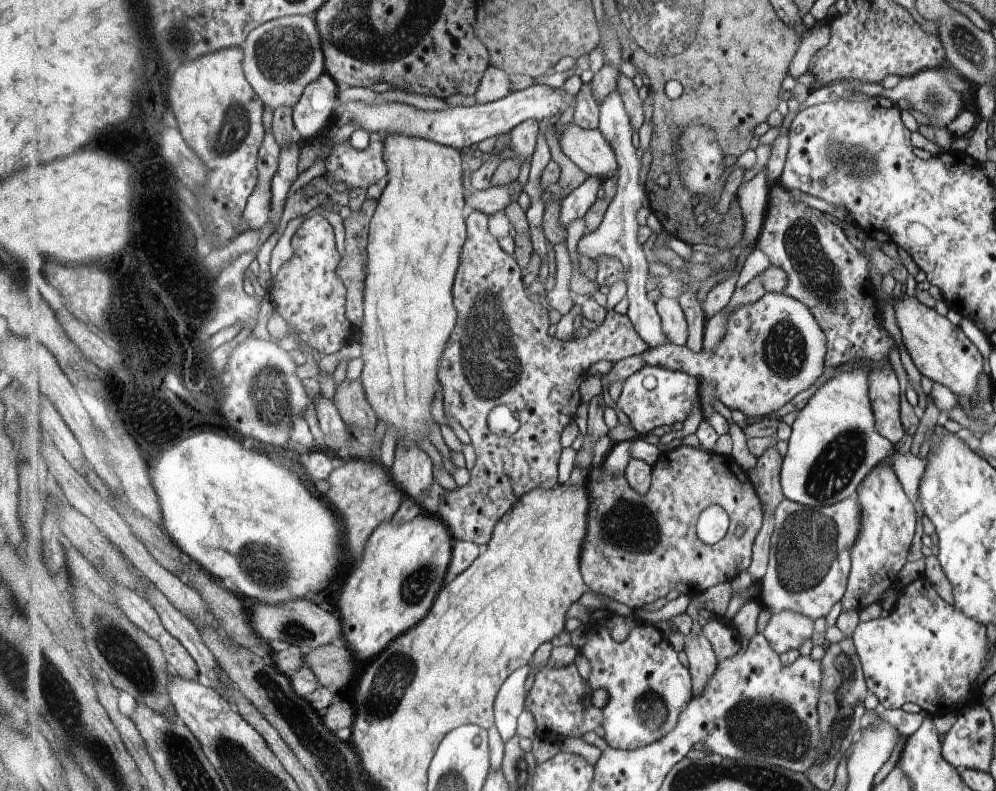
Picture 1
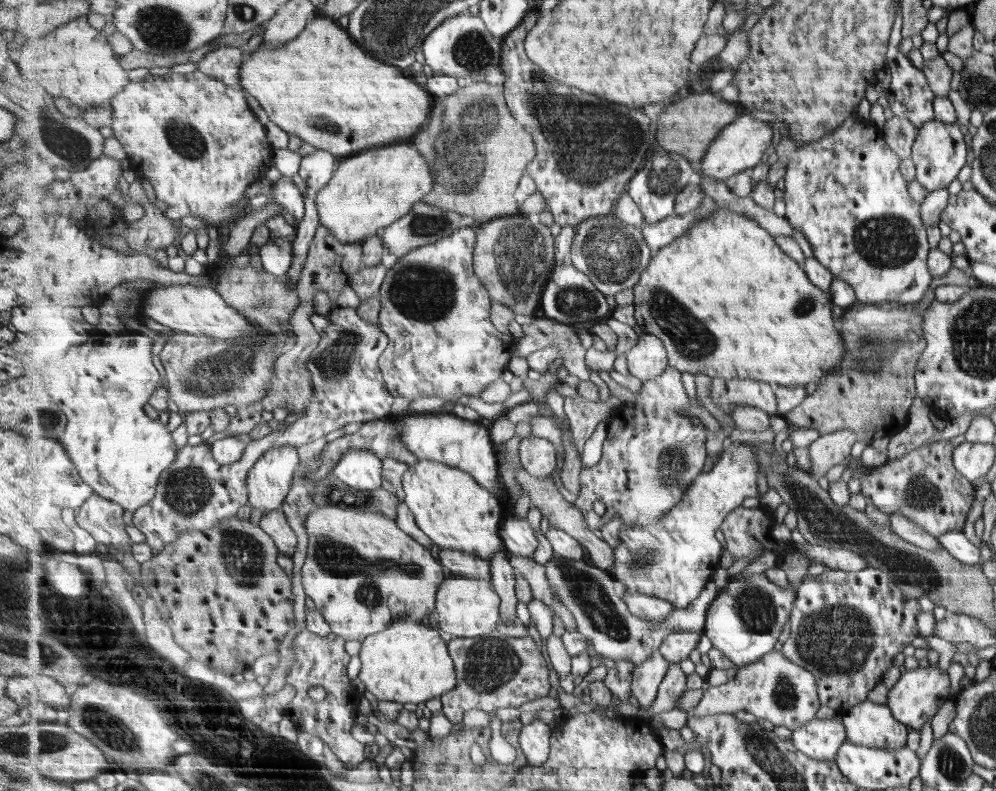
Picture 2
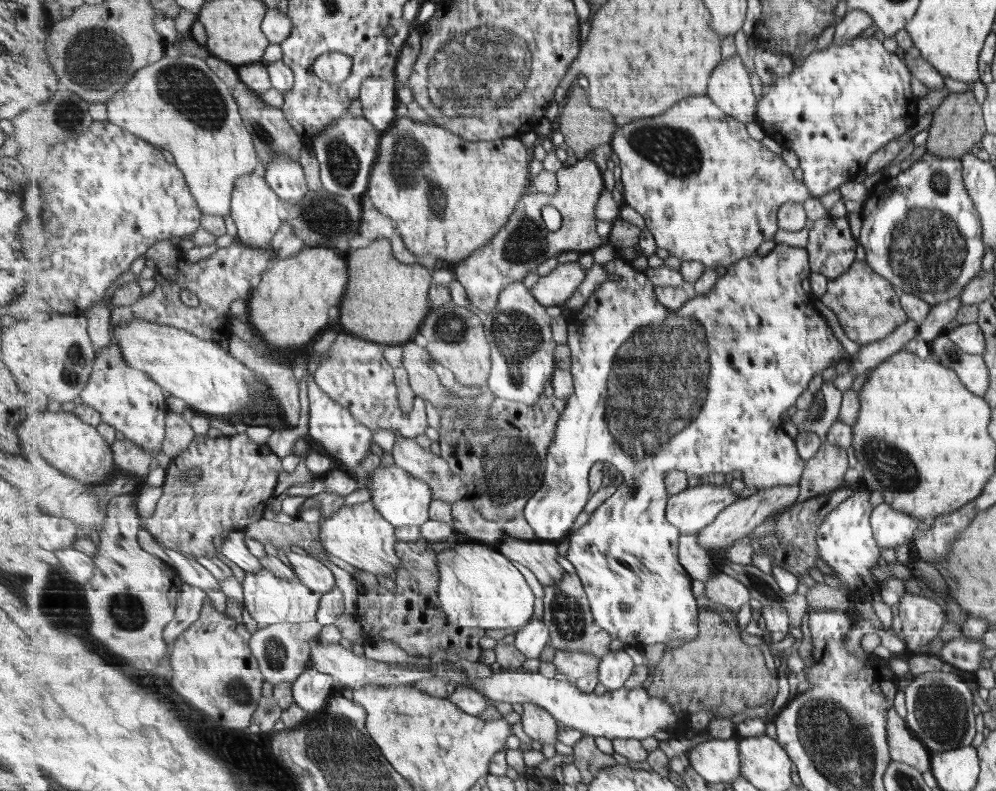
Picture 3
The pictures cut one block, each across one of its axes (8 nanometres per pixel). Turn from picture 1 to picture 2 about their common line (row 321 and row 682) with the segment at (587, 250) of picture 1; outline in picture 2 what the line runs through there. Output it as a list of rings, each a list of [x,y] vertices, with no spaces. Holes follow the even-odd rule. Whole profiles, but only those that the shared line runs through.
[[[658,651],[649,660],[636,666],[631,688],[640,707],[645,710],[653,708],[659,694],[660,684],[667,675],[670,664]]]

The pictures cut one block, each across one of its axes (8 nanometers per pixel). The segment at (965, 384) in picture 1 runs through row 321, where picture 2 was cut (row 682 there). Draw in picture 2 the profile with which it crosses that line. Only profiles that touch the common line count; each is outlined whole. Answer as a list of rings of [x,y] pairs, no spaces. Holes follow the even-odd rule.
[[[937,666],[902,670],[898,680],[888,690],[887,701],[884,704],[897,722],[904,723],[905,726],[911,728],[910,730],[920,732],[923,723],[932,718],[945,700],[955,700],[957,692],[949,694],[949,684],[947,672],[940,671]]]

